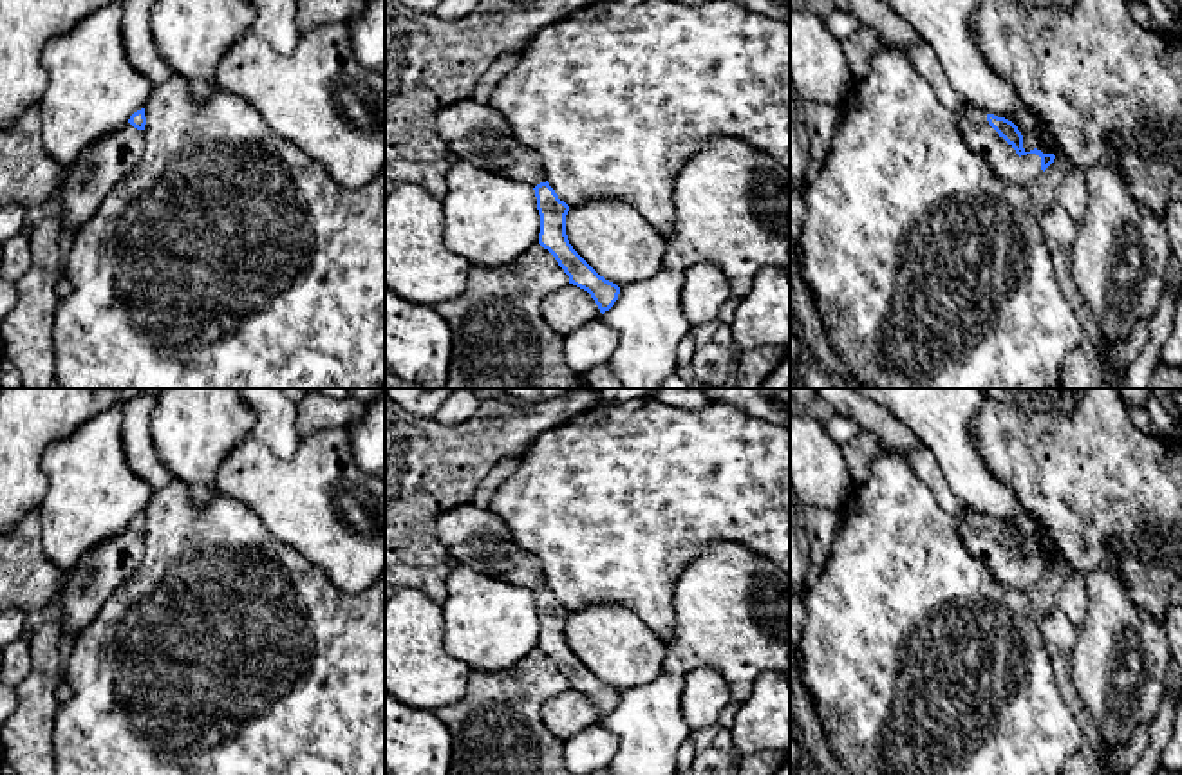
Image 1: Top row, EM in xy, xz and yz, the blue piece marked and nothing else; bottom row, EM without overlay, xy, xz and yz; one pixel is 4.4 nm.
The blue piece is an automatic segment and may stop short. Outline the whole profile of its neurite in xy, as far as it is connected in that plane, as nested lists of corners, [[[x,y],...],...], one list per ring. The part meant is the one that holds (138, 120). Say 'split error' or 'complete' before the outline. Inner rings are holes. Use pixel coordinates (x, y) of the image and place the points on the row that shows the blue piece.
split error; [[[141,108],[123,128],[96,141],[76,163],[63,168],[58,195],[65,211],[63,226],[87,222],[103,199],[136,168],[146,146],[145,125]]]

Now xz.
split error; [[[464,99],[439,110],[436,128],[452,159],[502,173],[535,190],[540,215],[539,244],[555,257],[569,284],[587,291],[602,314],[609,311],[620,287],[600,276],[573,249],[566,235],[569,206],[549,186],[539,154],[515,137],[504,116],[488,103]]]

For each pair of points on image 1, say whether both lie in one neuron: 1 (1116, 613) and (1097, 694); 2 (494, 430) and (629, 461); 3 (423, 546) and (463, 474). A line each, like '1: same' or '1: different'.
1: same
2: different
3: same

